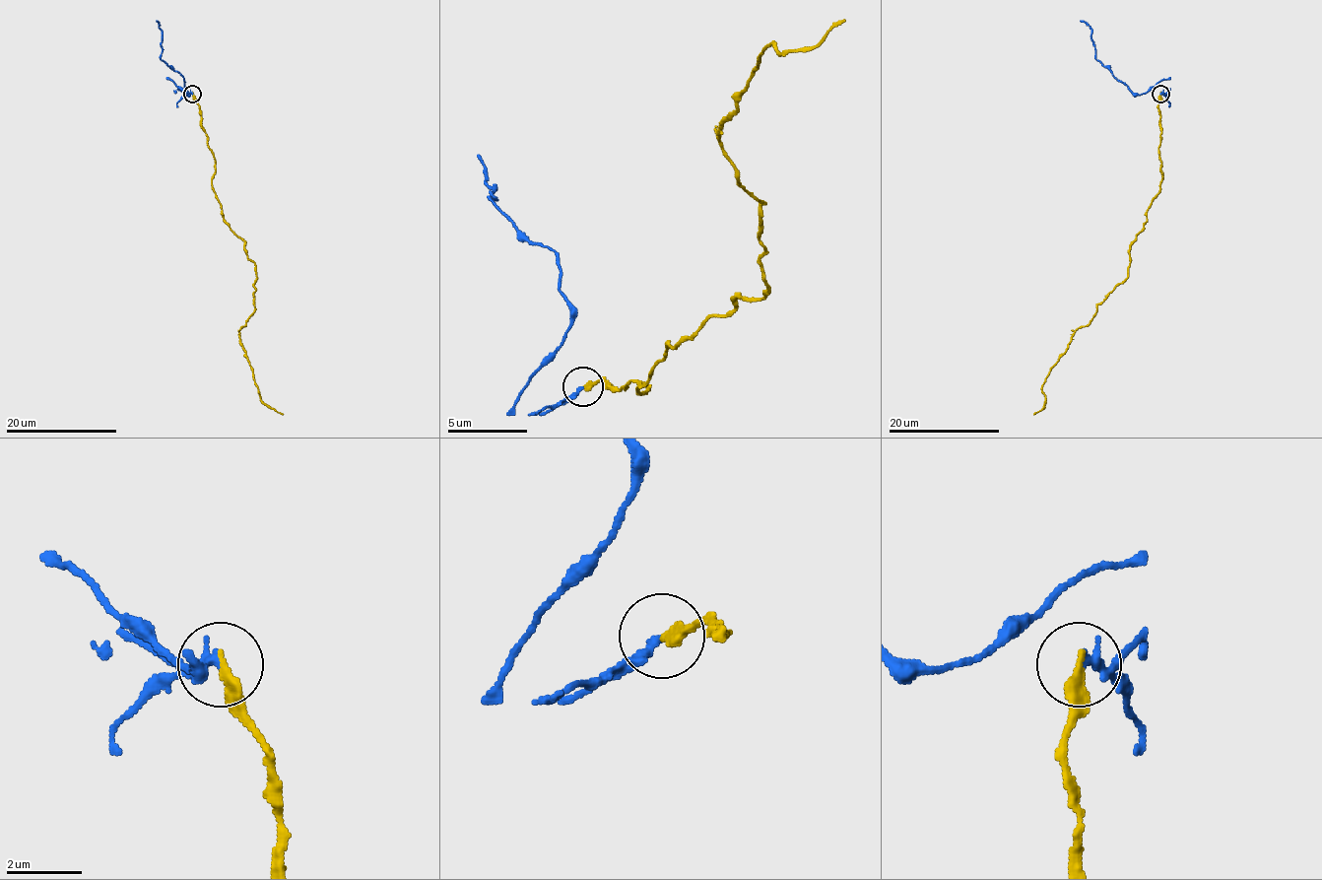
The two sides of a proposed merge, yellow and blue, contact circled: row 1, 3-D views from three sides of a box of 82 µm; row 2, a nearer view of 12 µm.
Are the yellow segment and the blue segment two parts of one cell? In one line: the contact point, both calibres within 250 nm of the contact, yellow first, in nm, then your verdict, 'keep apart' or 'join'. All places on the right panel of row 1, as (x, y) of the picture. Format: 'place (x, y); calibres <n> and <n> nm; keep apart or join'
place (1160, 94); calibres 280 and 240 nm; keep apart

